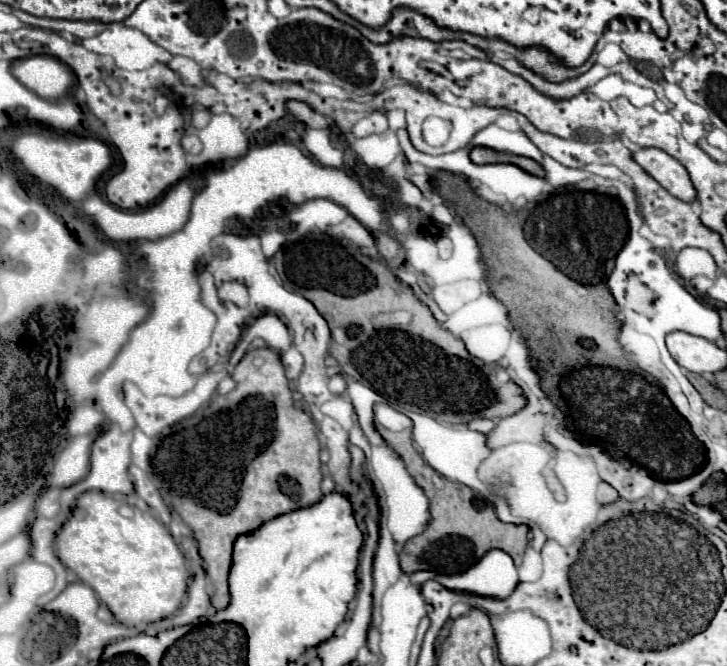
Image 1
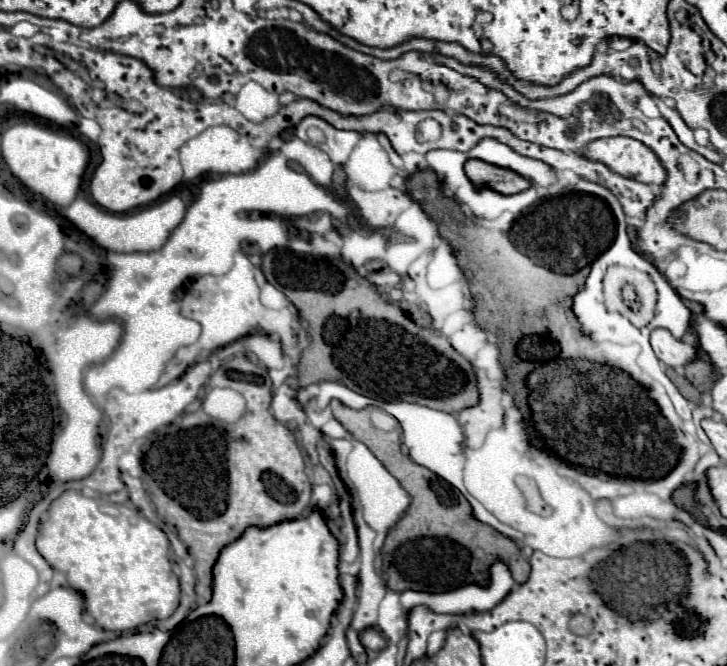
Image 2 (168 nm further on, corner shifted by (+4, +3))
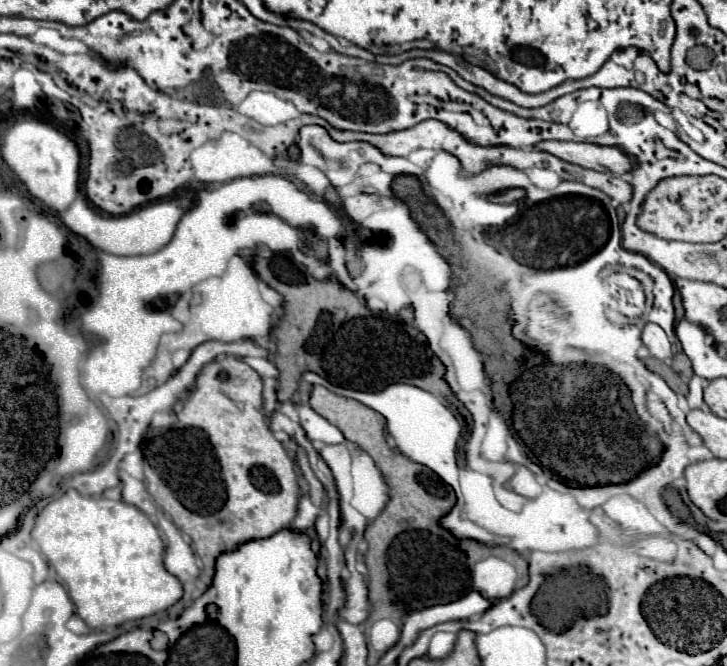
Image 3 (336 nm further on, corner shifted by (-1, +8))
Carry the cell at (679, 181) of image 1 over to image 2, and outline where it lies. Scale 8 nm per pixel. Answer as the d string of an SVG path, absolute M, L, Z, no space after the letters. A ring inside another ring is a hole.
M614 136L594 140L586 146L584 156L590 160L604 162L614 172L634 178L644 184L656 184L662 188L666 184L666 168L646 144L630 140L628 136Z

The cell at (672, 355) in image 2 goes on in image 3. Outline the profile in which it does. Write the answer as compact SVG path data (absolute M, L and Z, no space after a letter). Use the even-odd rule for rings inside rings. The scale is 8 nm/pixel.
M647 323L643 327L643 333L641 333L641 341L643 345L647 347L649 355L657 357L657 359L671 359L671 343L665 335L665 331L655 325L655 323Z

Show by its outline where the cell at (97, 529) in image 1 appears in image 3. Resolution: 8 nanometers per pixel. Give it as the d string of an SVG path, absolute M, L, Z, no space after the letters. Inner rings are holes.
M69 489L59 499L51 501L37 515L31 535L37 541L41 553L55 567L55 573L59 575L59 579L65 583L69 597L75 605L75 615L81 617L91 629L115 627L131 619L155 615L175 605L183 595L183 587L179 579L175 579L163 567L165 545L157 527L143 511L139 511L137 507L125 501L85 497L85 495L79 495L75 489Z

